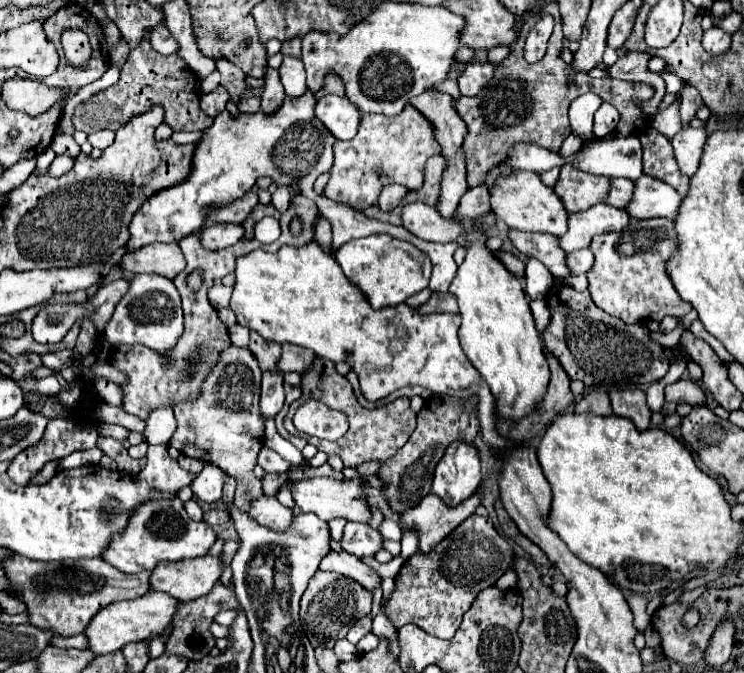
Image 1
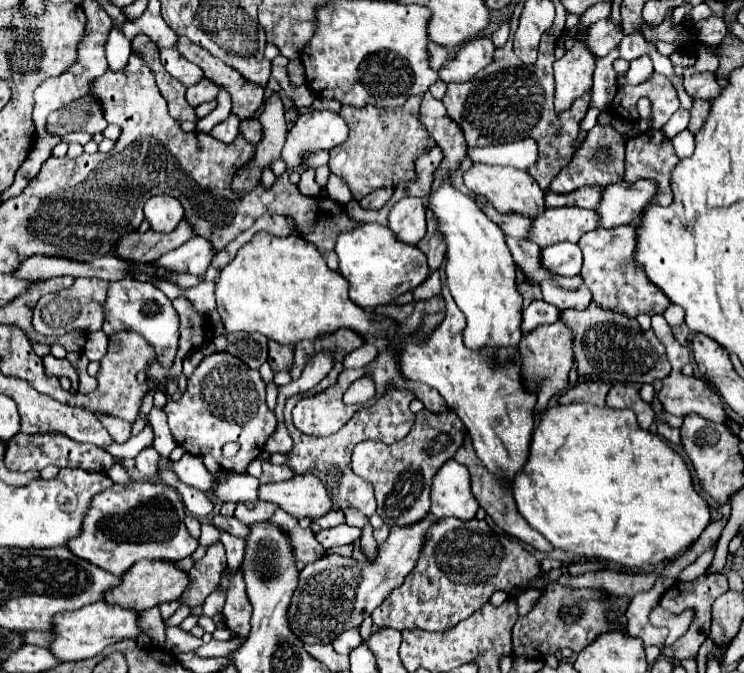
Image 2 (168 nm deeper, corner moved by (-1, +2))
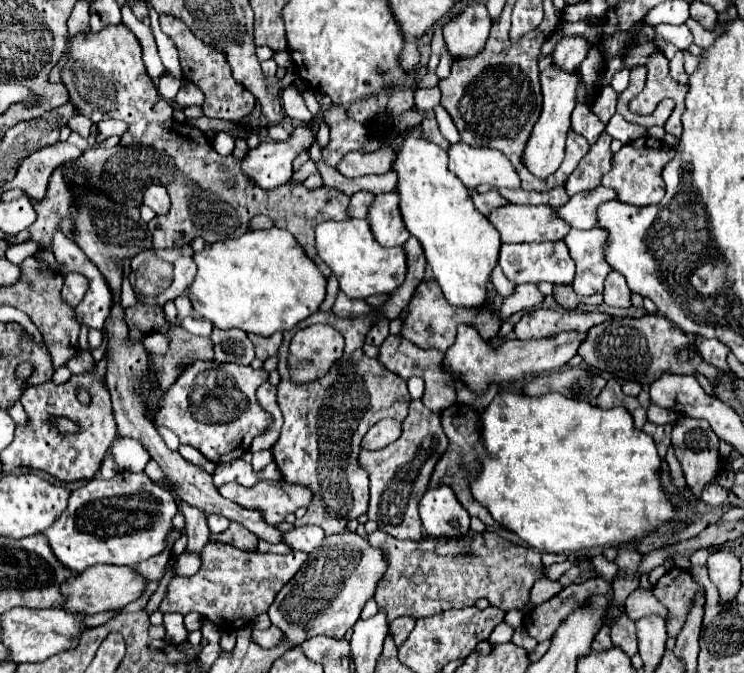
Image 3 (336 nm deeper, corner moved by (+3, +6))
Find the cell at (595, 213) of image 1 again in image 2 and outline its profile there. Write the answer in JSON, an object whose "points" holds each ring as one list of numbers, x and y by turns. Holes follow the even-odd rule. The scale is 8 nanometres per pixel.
{"points":[[579,207,545,209,539,217,531,219,531,233,527,235,527,239,537,243,539,247,547,247,561,241,577,243,583,233,593,231,597,227,599,217,593,209]]}

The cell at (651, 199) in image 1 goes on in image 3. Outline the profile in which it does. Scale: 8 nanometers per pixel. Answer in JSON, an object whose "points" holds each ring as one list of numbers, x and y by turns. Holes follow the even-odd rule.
{"points":[[599,185,597,189,583,191,575,197,571,197,563,207,559,207,559,215,565,221,571,221,571,227,575,229,593,229,597,227,597,209,601,203,617,199,615,189]]}

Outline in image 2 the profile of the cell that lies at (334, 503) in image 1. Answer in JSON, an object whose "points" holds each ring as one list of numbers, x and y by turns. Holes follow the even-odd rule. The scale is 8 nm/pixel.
{"points":[[297,475,281,483,259,485,259,499,275,503,295,519,317,519,333,507,329,493,313,475]]}

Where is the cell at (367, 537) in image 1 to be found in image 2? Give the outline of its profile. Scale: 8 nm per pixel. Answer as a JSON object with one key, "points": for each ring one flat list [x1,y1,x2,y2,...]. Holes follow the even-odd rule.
{"points":[[347,523,333,527,333,529,321,529,315,533,315,539,325,549,333,549,333,547,341,547,341,545,353,545,359,537,361,537,361,529,349,527]]}

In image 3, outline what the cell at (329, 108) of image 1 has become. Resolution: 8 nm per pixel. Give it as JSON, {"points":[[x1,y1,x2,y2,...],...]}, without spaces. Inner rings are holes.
{"points":[[299,123,289,139,285,141,263,141,257,149,251,149,243,159,243,169,251,181,259,183,263,189,275,189,291,181,293,159,303,151,309,151,317,141,317,131,311,123]]}

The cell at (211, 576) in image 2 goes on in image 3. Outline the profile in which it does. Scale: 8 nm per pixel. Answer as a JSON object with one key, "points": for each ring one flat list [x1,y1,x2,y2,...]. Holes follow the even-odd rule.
{"points":[[183,503,183,515,187,521,187,535,189,535,189,543,187,543,187,553,197,553,201,555,203,547,211,541,211,531,207,527,207,519,205,513,201,509,195,509,187,503]]}

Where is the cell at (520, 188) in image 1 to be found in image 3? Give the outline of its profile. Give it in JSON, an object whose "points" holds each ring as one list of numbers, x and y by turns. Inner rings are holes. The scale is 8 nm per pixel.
{"points":[[467,143,451,145,449,153,449,169,455,173,467,189,475,189,477,185,491,185,495,189,519,189,521,179,511,165,511,161,487,147,471,147]]}

